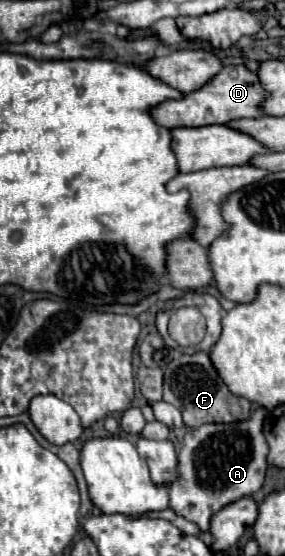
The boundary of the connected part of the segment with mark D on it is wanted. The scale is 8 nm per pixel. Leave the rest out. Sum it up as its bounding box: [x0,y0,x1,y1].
[149,65,267,129]

